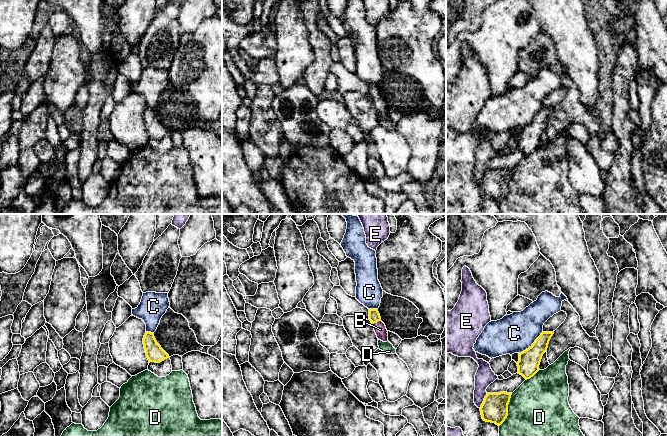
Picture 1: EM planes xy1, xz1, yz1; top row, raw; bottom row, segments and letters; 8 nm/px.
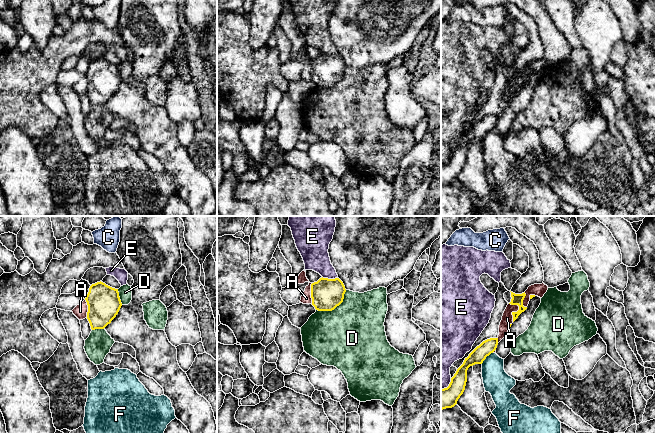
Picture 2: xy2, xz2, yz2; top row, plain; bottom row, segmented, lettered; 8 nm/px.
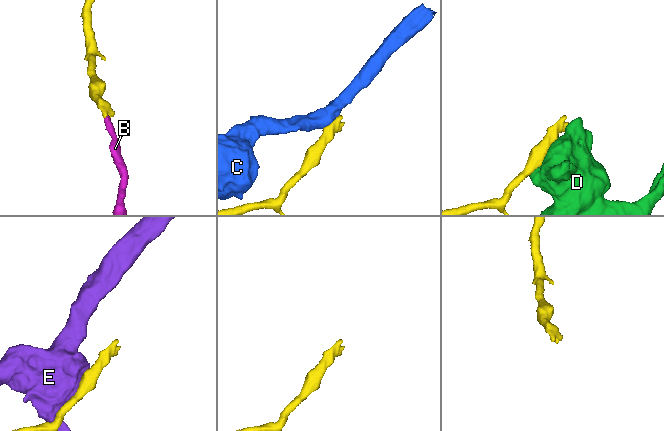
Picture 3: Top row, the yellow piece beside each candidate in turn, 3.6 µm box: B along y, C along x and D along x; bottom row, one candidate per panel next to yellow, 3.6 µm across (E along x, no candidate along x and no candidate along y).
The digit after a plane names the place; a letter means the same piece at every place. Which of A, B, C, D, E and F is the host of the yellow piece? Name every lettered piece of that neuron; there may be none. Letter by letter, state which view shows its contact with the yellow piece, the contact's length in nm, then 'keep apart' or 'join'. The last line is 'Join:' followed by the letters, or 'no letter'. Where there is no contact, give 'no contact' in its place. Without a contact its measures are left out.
A: contact in yz2; length 160 nm; keep apart
B: contact in xz1; length 70 nm; join
C: contact in yz1; length 260 nm; keep apart
D: contact in xz2; length 300 nm; keep apart
E: contact in xz2; length 130 nm; keep apart
F: contact in yz2; length 130 nm; keep apart
Join: B

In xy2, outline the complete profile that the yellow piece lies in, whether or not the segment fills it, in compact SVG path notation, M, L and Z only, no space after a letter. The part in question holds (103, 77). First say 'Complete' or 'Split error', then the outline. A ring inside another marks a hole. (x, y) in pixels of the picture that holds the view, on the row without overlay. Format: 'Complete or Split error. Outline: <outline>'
Complete. Outline: M101 57L90 62L85 76L88 81L87 95L92 106L104 105L122 82L118 65Z

